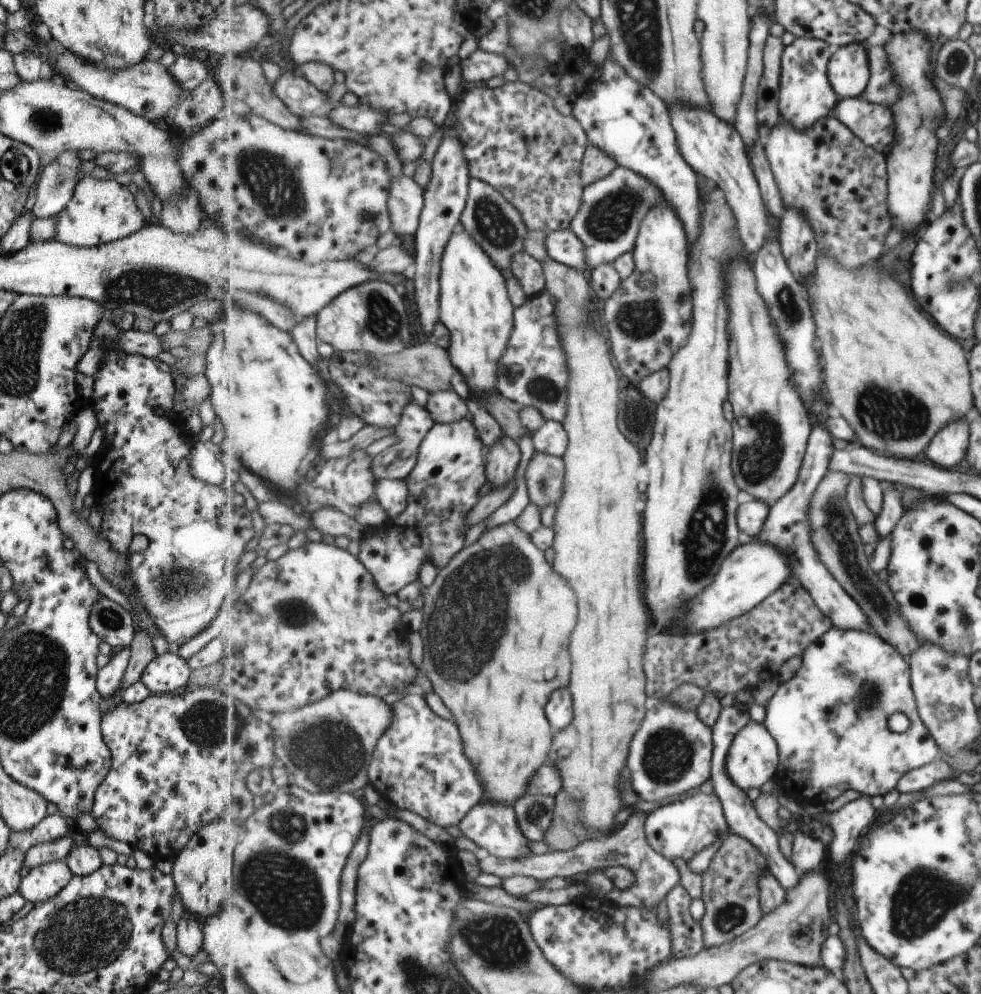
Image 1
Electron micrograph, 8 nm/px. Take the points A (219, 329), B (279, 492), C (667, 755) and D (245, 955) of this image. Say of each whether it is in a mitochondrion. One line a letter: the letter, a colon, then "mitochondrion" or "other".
A: other
B: other
C: mitochondrion
D: other

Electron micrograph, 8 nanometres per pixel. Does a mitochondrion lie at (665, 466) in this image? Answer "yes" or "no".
no

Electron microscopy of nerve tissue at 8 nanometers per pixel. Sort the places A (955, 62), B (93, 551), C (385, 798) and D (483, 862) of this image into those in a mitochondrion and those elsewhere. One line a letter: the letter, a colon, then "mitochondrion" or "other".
A: mitochondrion
B: other
C: other
D: other

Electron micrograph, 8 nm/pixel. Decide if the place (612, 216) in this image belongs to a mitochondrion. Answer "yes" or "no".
yes

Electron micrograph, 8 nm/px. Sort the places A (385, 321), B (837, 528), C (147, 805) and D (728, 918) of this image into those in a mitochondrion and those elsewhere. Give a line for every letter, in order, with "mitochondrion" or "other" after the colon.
A: mitochondrion
B: mitochondrion
C: other
D: mitochondrion

